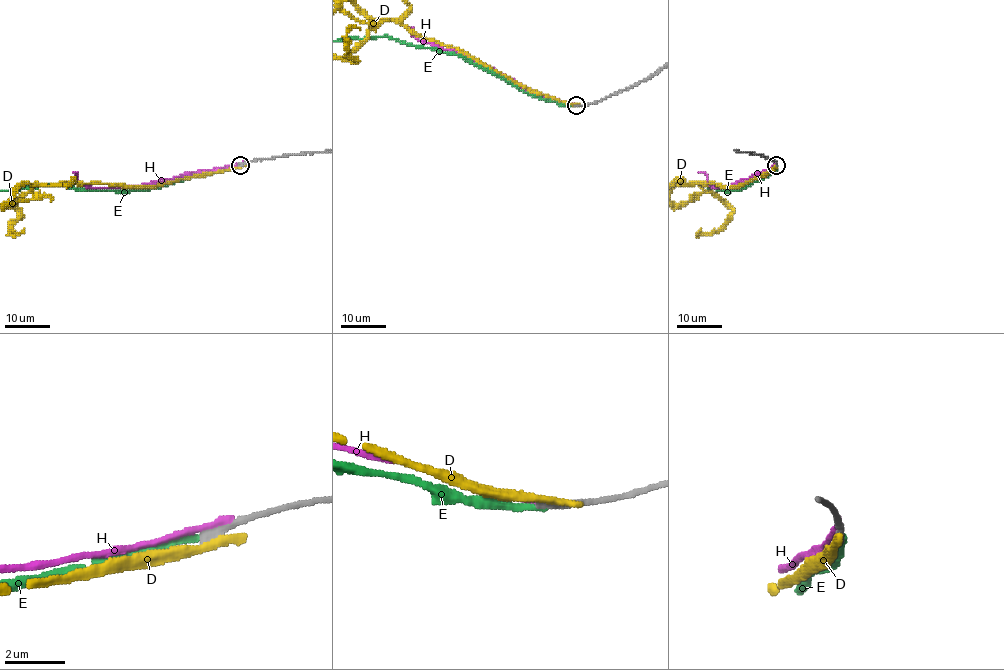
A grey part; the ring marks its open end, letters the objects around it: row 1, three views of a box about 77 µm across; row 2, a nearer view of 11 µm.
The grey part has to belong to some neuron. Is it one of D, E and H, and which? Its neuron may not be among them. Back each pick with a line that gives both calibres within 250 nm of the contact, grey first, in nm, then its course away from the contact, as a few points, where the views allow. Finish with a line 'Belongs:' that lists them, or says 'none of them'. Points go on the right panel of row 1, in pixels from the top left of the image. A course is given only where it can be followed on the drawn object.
Belongs: none of them

